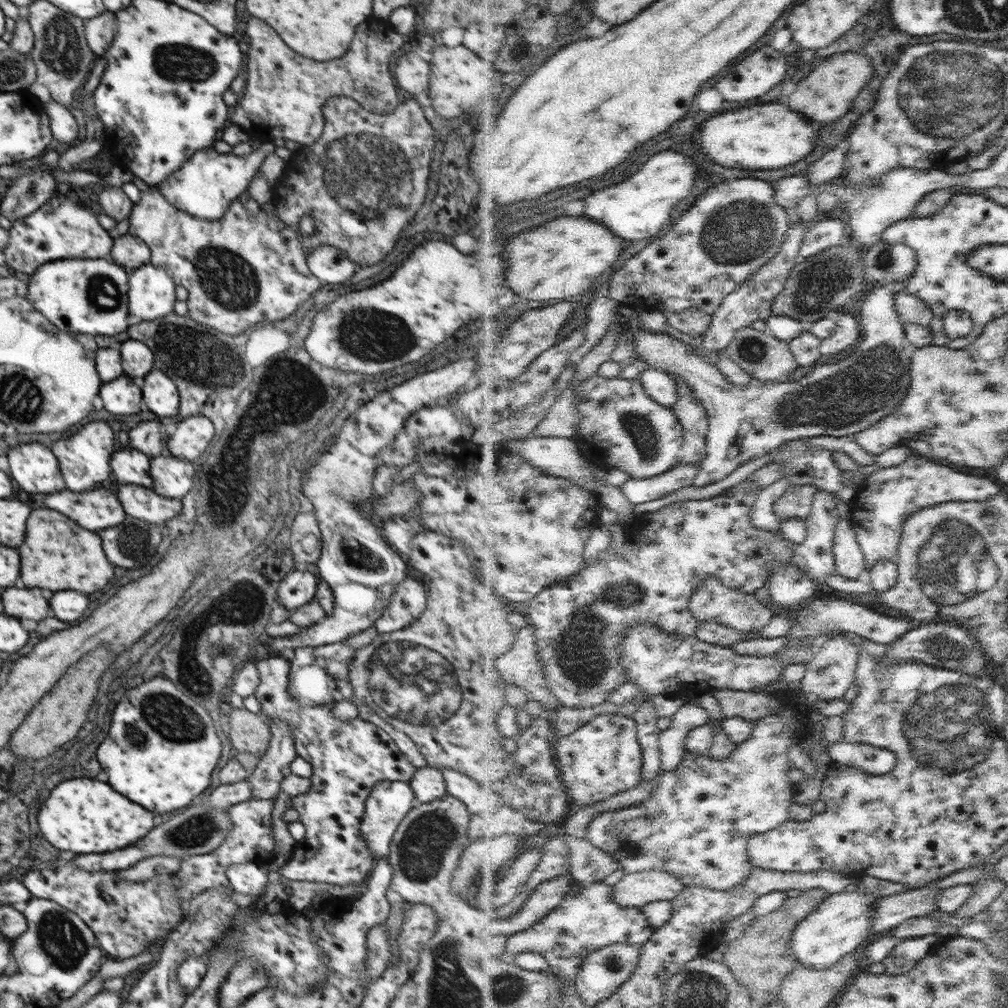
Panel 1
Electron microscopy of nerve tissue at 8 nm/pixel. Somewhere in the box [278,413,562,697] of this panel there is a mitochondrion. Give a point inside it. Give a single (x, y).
(354, 555)

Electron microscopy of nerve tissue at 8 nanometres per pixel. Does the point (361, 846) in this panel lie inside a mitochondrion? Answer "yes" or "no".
no

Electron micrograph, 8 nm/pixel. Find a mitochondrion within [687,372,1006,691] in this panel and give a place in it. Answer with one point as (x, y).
(953, 564)

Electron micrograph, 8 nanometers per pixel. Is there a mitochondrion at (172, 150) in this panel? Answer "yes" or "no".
no

